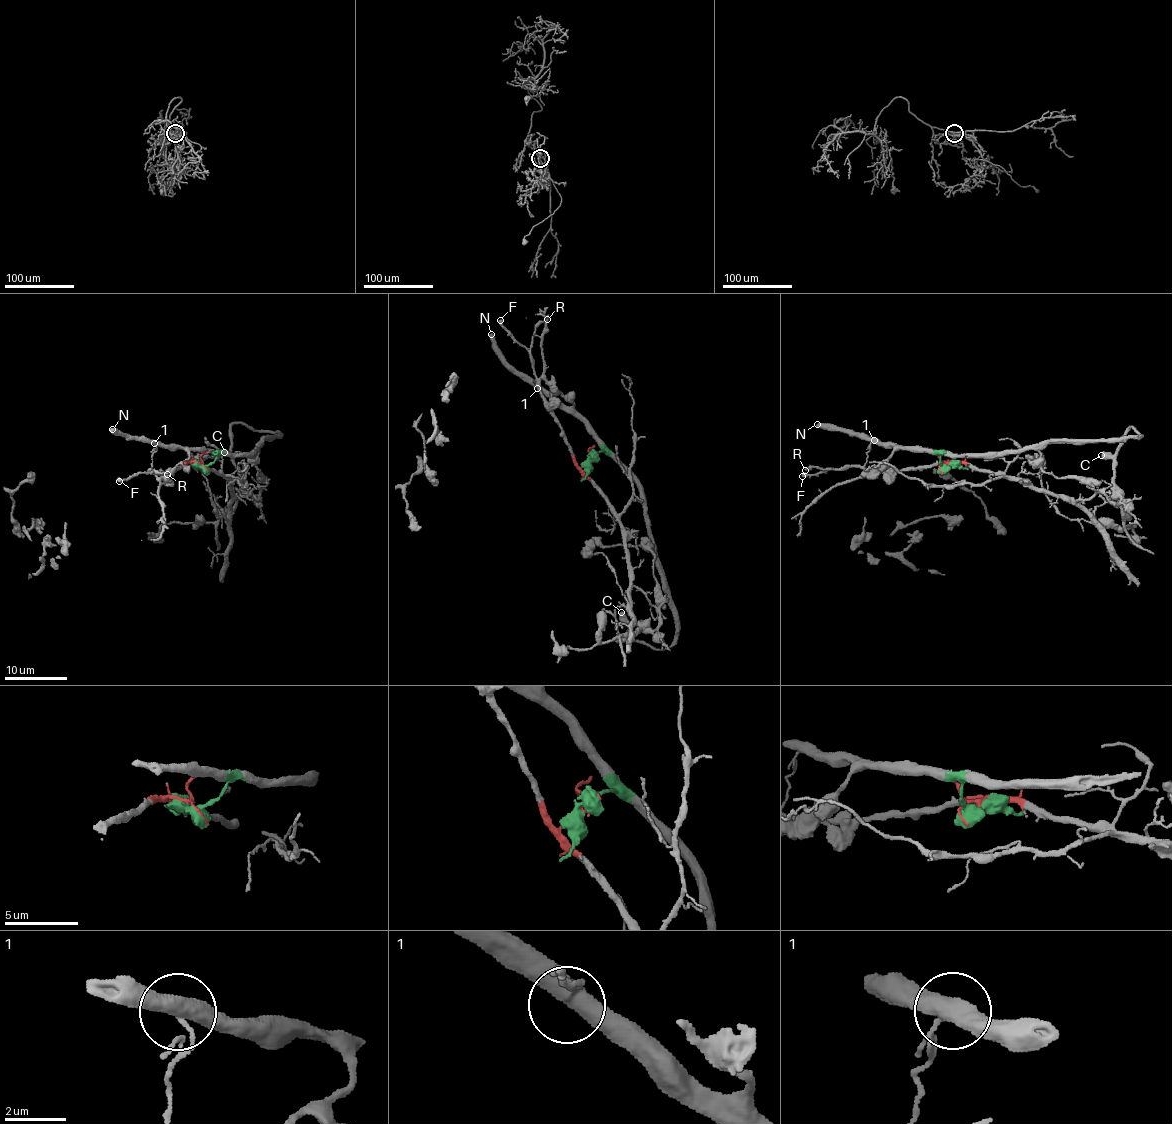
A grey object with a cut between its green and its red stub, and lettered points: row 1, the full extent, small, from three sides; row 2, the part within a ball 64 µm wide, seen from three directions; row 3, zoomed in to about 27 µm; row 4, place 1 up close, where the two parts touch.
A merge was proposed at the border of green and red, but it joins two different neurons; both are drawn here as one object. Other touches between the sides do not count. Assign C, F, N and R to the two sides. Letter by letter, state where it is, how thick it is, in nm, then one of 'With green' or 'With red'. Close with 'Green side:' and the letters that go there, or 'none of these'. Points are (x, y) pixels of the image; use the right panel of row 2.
C: Place: (1101, 455). Thickness 650 nm. With green
F: Place: (802, 476). Thickness 440 nm. With red
N: Place: (817, 424). Thickness 500 nm. With green
R: Place: (805, 470). Thickness 150 nm. With red
Green side: C, N

